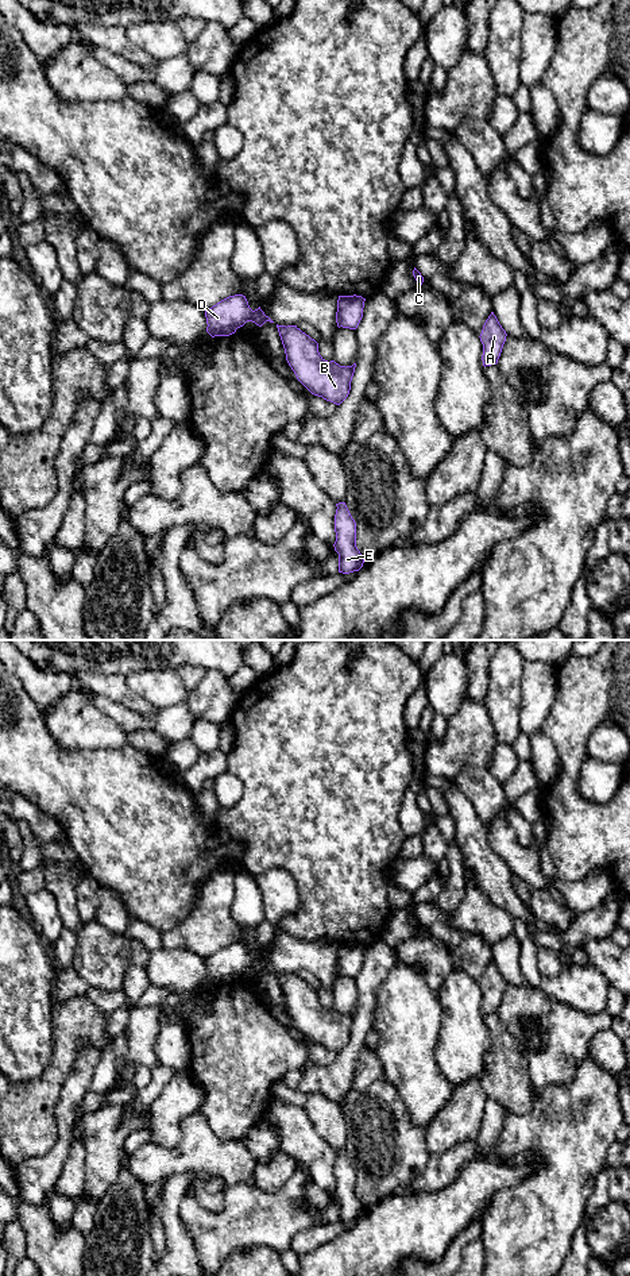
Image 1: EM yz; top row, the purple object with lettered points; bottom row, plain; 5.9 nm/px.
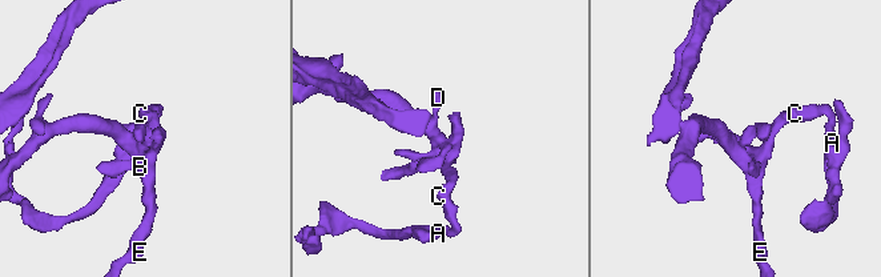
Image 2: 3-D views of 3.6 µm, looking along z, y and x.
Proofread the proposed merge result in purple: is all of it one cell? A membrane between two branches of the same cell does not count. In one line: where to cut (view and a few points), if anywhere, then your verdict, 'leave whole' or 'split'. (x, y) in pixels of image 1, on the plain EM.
no cut | leave whole

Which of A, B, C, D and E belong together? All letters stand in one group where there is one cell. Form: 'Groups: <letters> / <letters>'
Groups: A B C D E

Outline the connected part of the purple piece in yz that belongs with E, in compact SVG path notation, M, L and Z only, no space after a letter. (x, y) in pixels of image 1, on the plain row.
M345 1150L336 1152L335 1199L339 1202L339 1221L349 1222L363 1215L364 1207L356 1195L356 1171Z

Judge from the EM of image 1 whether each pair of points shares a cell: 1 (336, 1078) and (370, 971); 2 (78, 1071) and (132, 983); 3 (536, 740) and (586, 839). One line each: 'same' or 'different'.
1: same
2: different
3: different

